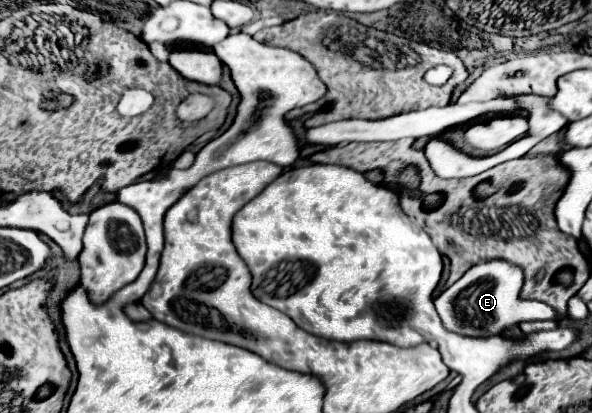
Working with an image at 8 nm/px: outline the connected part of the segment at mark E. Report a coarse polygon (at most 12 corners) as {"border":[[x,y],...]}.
{"border":[[502,258],[464,272],[436,300],[448,332],[490,338],[554,320],[524,300],[524,270]]}

